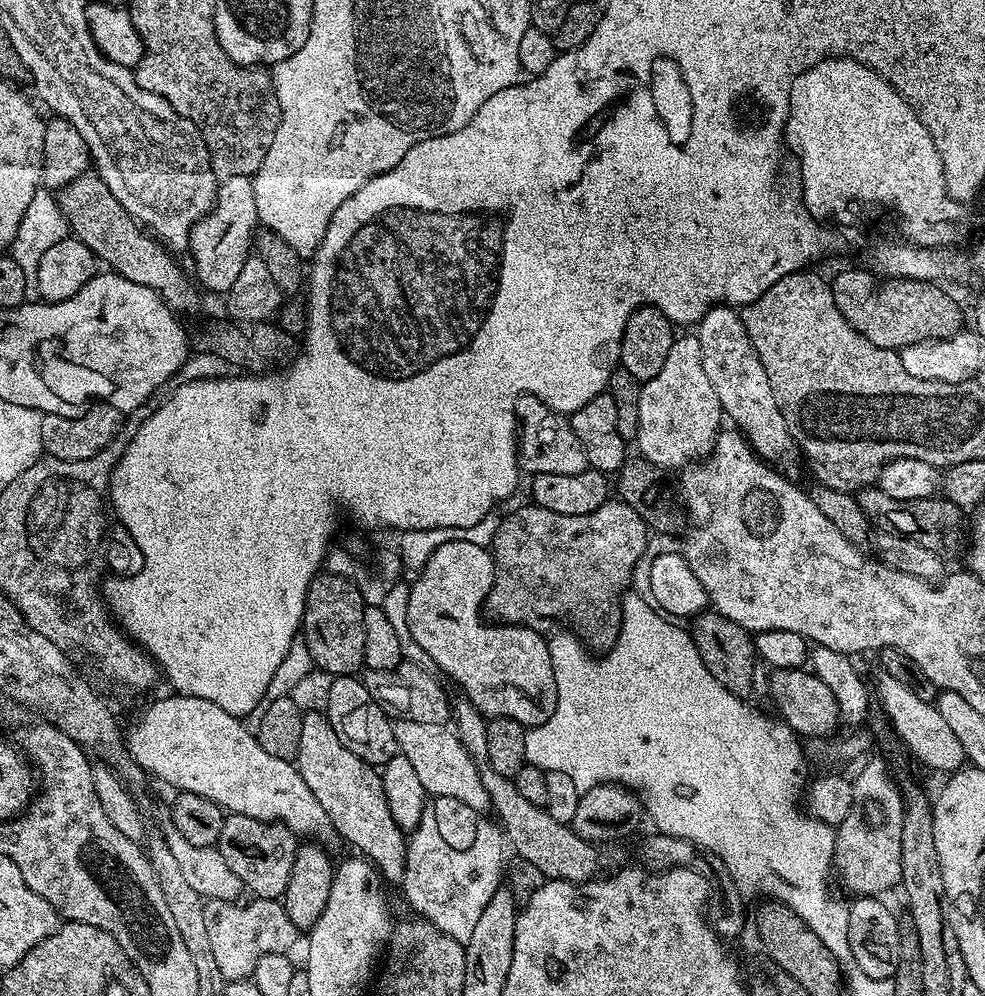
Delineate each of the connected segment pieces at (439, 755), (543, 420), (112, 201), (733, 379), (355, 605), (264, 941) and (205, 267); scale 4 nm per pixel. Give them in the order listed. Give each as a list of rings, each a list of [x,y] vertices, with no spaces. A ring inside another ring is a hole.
[[[400,718],[393,723],[392,729],[399,755],[407,758],[410,766],[414,766],[429,797],[458,798],[458,802],[466,802],[466,806],[478,814],[491,809],[492,799],[482,782],[481,765],[476,765],[479,763],[468,753],[466,746],[462,746],[451,727]]]
[[[521,396],[516,401],[518,421],[518,459],[521,469],[528,474],[582,474],[589,469],[586,450],[574,434],[571,419],[567,415],[555,412],[538,398]]]
[[[85,174],[67,184],[65,188],[59,189],[58,199],[60,211],[68,220],[71,235],[86,246],[90,246],[97,261],[104,263],[105,260],[108,263],[105,265],[117,276],[126,278],[130,282],[138,282],[138,286],[146,286],[150,290],[154,290],[164,299],[164,308],[168,310],[173,308],[174,311],[181,312],[181,314],[176,313],[181,317],[192,316],[199,310],[201,289],[198,287],[197,281],[189,273],[188,277],[174,260],[176,258],[157,240],[157,237],[145,231],[136,219],[125,210],[122,202],[118,202],[118,198],[114,198],[114,194],[108,189],[104,180],[94,174]]]
[[[717,306],[709,310],[701,318],[694,332],[702,346],[702,366],[706,369],[706,378],[714,385],[714,392],[718,394],[718,402],[723,415],[733,420],[735,427],[746,437],[753,452],[765,462],[788,460],[797,451],[795,440],[782,418],[782,410],[778,410],[778,402],[774,402],[774,390],[770,390],[770,378],[766,378],[766,370],[746,334],[746,326],[742,322],[739,311],[732,306]]]
[[[327,570],[313,578],[312,587],[308,590],[308,605],[304,607],[302,641],[309,650],[313,665],[329,672],[329,677],[351,676],[364,668],[365,607],[363,596],[354,581]]]
[[[208,900],[204,905],[204,921],[210,938],[210,950],[218,961],[225,980],[246,980],[256,968],[258,958],[271,952],[291,953],[296,944],[298,930],[286,914],[280,900],[251,901],[243,908],[243,903],[231,900]]]
[[[249,177],[230,178],[217,187],[216,205],[196,223],[188,239],[192,260],[196,263],[195,279],[205,289],[208,287],[212,292],[227,294],[234,286],[242,266],[246,266],[249,256],[254,252],[254,237],[258,231],[257,214],[254,186]]]

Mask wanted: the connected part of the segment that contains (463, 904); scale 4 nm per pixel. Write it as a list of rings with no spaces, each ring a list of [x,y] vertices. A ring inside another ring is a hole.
[[[426,810],[418,822],[418,826],[406,840],[408,849],[404,857],[406,866],[404,867],[404,896],[408,899],[408,904],[413,908],[417,917],[430,921],[438,930],[445,932],[450,938],[467,942],[470,934],[474,934],[474,926],[478,923],[478,917],[482,915],[482,910],[486,910],[486,902],[494,898],[494,890],[502,886],[502,877],[506,872],[506,837],[495,819],[484,818],[480,820],[478,834],[474,838],[476,848],[470,846],[472,852],[468,851],[468,856],[460,856],[462,850],[454,850],[454,846],[446,846],[442,834],[438,834],[438,826],[434,819],[434,814]]]

